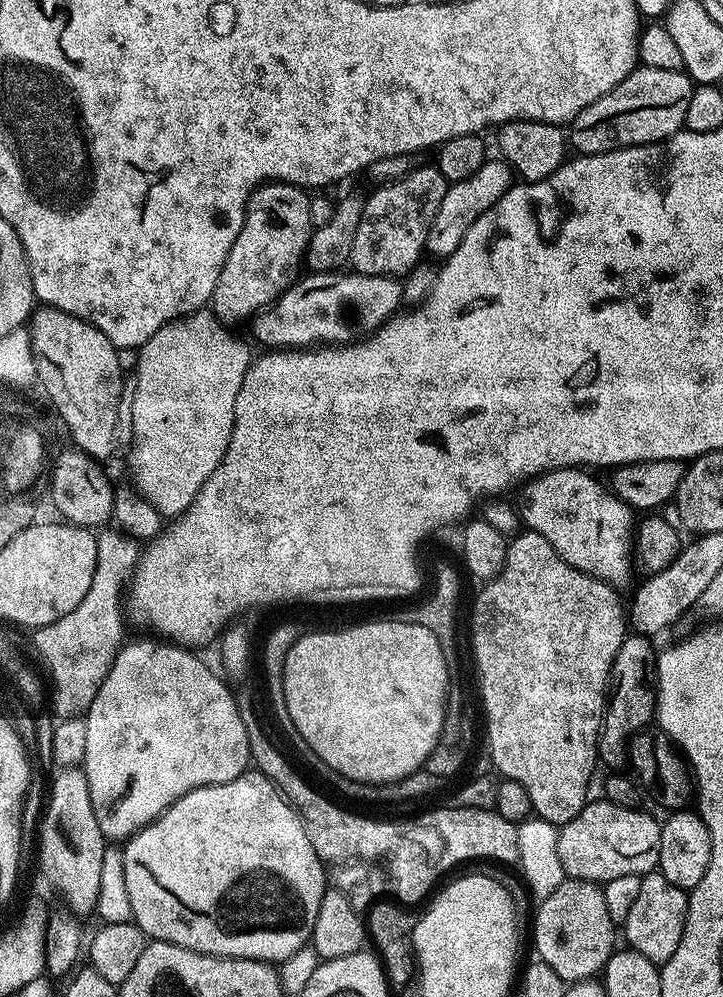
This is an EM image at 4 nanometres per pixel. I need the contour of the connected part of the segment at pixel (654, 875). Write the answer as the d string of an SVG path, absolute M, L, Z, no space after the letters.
M660 871L647 872L640 877L642 882L638 890L638 899L630 909L630 914L622 926L622 936L626 939L627 947L632 951L650 958L658 966L663 966L678 950L678 942L682 942L682 930L686 926L686 914L688 913L688 892L685 889L674 886L660 873Z

